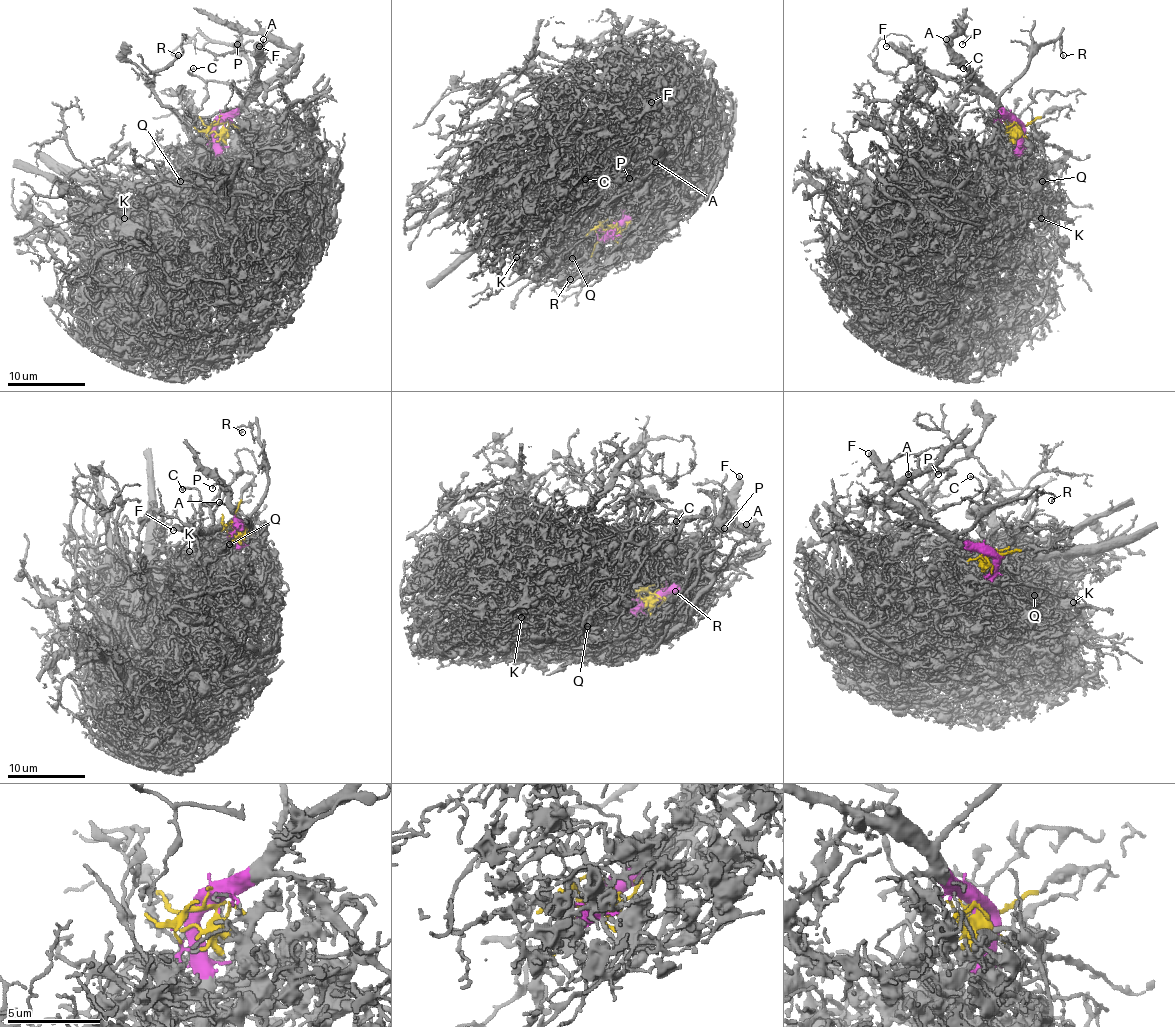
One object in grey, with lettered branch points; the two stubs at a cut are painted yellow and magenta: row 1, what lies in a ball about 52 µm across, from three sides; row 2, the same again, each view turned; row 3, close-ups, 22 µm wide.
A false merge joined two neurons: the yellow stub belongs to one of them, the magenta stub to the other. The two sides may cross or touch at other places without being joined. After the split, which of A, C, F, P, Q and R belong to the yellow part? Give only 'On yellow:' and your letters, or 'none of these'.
On yellow: Q

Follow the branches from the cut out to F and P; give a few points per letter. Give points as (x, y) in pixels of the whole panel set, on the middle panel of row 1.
F: (607, 233), (613, 233), (646, 198), (651, 101)
P: (607, 233), (615, 233), (634, 219), (684, 169), (669, 167), (630, 183), (628, 179)

